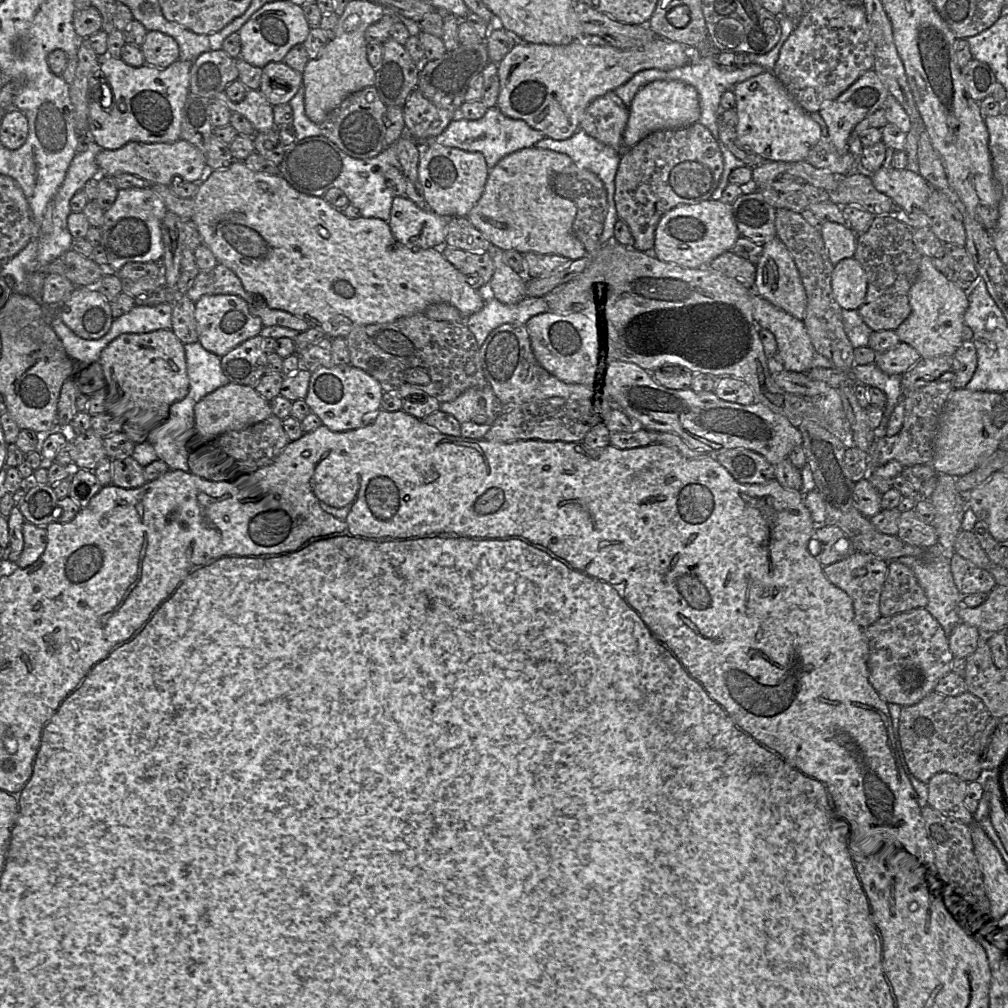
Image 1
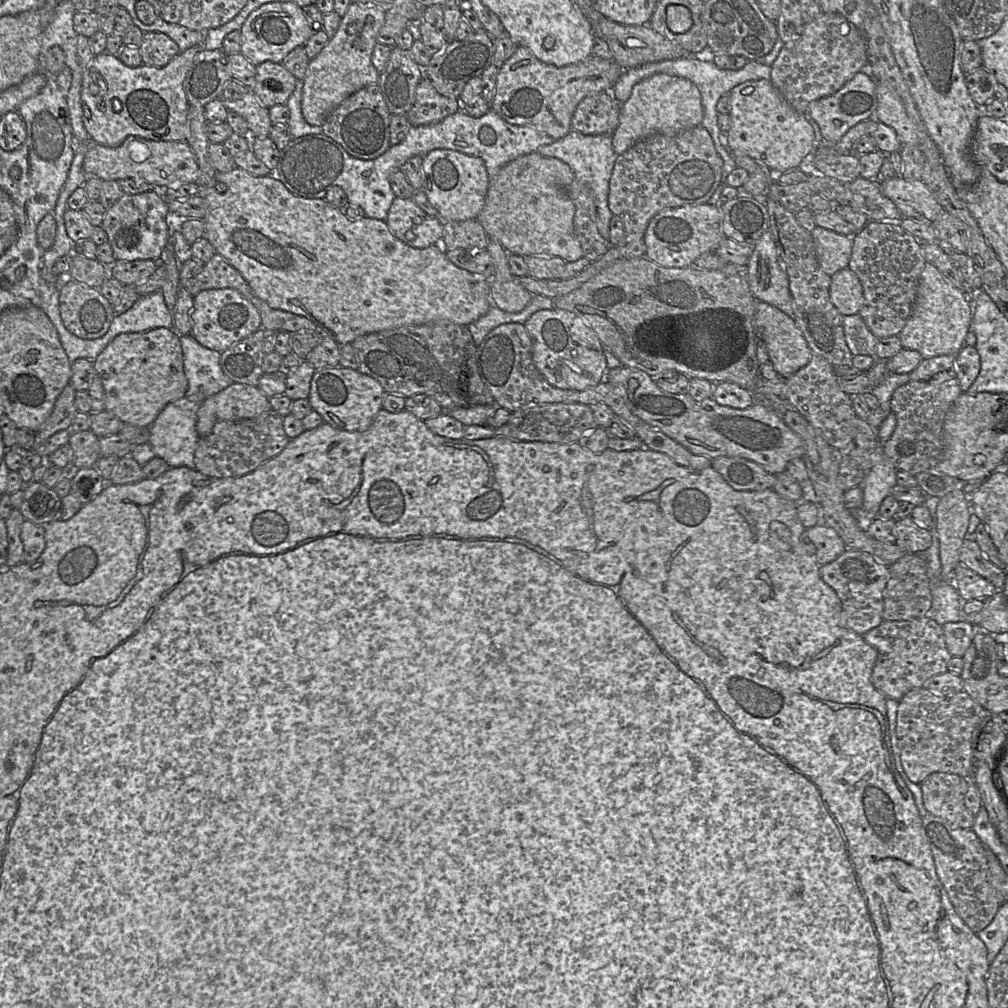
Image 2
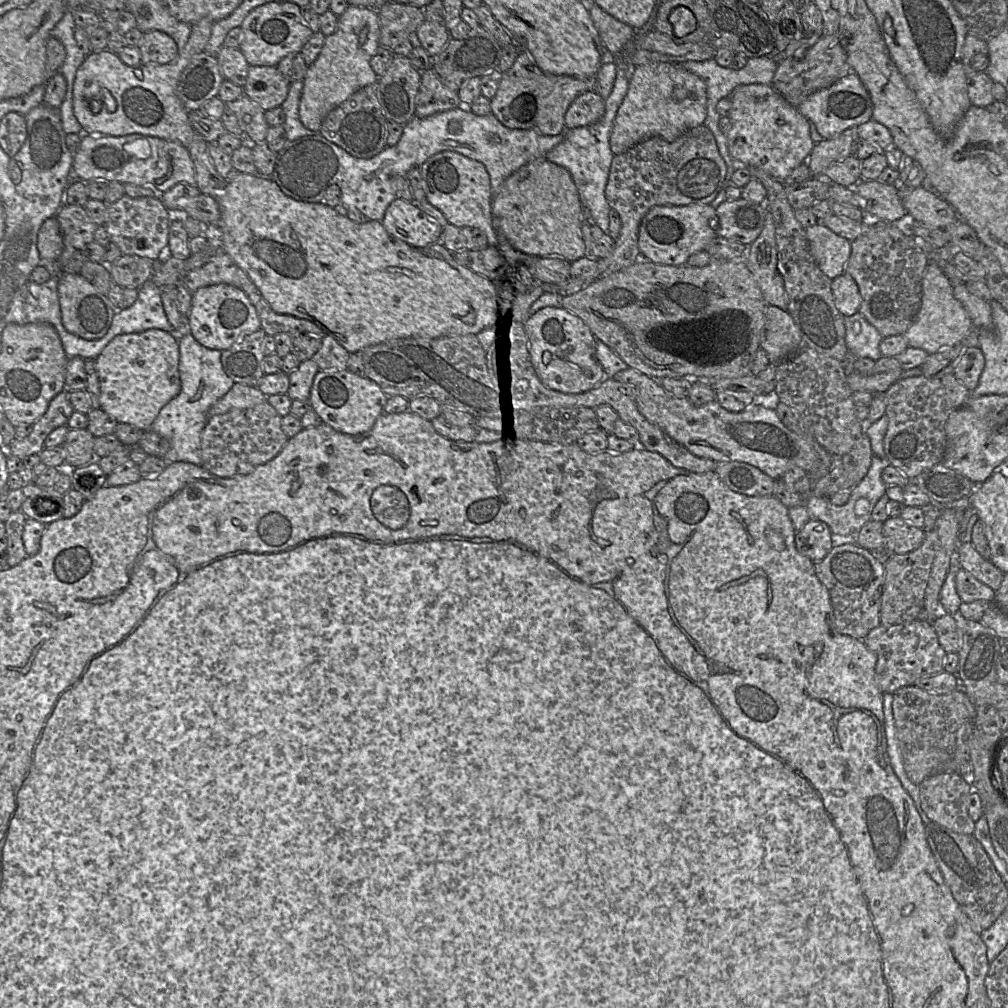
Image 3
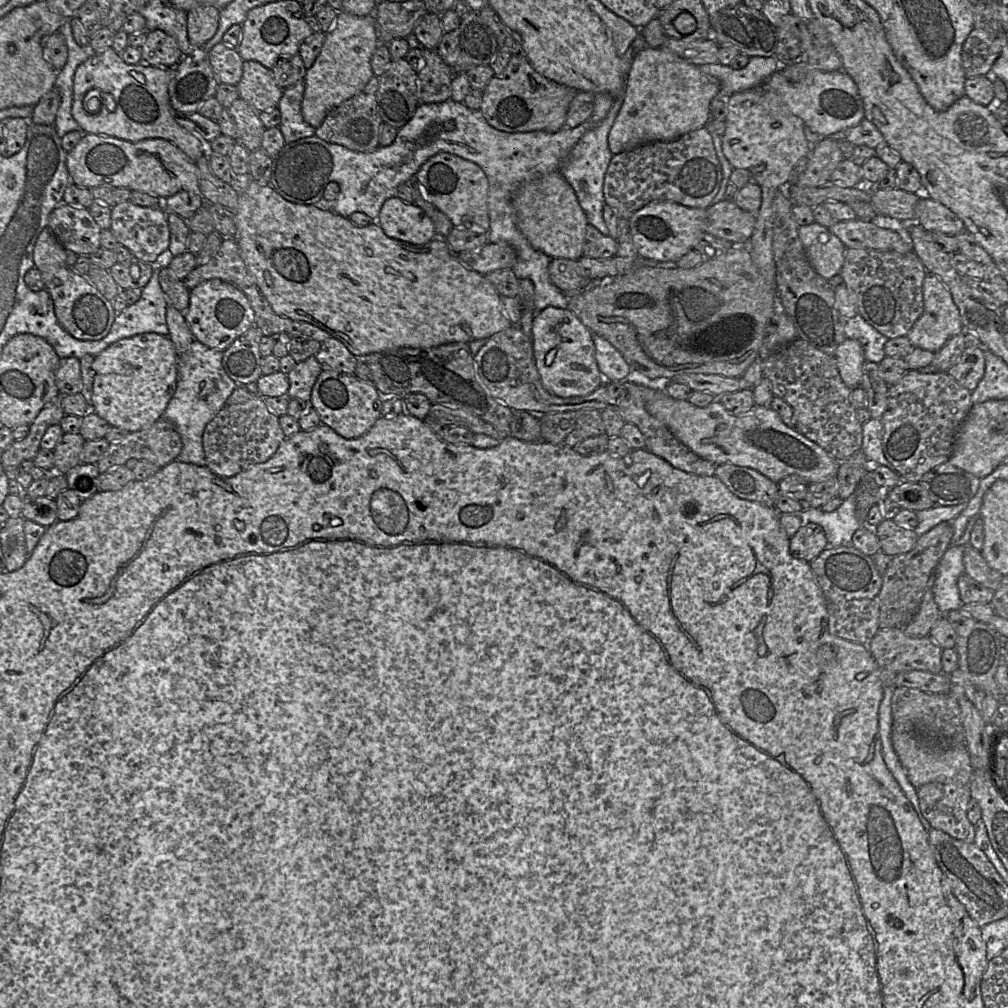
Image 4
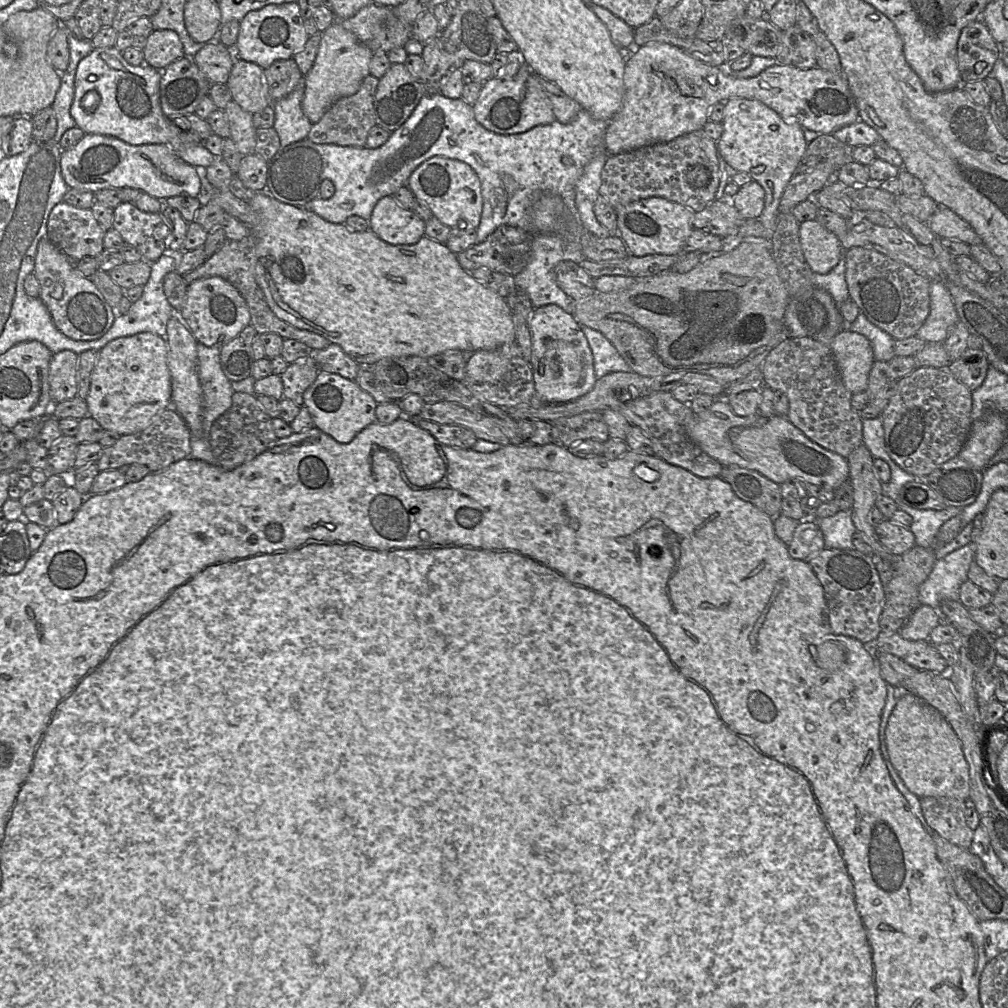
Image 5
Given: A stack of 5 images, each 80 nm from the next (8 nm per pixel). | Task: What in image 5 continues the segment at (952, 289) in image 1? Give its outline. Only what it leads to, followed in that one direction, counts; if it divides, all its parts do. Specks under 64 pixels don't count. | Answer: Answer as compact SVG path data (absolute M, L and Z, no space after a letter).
M942 280L930 282L930 312L916 336L926 343L943 343L951 328L959 321L949 290Z

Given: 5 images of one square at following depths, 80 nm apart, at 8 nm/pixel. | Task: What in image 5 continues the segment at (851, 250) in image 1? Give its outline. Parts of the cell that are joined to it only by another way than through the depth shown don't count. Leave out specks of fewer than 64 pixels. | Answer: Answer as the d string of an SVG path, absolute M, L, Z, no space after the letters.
M815 220L799 224L799 237L803 255L817 274L829 273L845 252L838 237Z

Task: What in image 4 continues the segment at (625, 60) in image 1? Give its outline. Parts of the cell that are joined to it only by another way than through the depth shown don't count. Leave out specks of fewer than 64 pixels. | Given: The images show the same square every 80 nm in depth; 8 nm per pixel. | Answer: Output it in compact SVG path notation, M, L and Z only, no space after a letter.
M522 52L514 53L501 74L495 74L483 90L480 111L495 129L516 133L560 131L565 125L571 101L578 91L558 84L536 72Z

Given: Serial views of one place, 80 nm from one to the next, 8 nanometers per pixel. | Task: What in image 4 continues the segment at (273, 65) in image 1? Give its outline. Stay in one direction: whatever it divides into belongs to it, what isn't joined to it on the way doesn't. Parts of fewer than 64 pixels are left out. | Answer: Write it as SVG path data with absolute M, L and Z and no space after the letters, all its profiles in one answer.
M244 61L243 74L236 87L239 97L259 112L275 109L284 91L275 83L271 69L264 67L256 61Z

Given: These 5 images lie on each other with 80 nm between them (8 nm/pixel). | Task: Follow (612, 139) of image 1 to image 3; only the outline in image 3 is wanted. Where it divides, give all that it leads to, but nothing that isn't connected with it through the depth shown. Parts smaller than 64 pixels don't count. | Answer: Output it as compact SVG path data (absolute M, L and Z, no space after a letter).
M595 91L579 95L565 115L567 129L579 128L598 122L606 110L606 101Z

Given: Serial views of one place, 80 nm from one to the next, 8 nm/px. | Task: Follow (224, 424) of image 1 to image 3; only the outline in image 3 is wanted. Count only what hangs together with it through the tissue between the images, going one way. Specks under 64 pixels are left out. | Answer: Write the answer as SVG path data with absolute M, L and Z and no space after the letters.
M234 383L233 387L209 410L208 420L215 415L224 414L231 409L247 409L267 400L258 387Z

